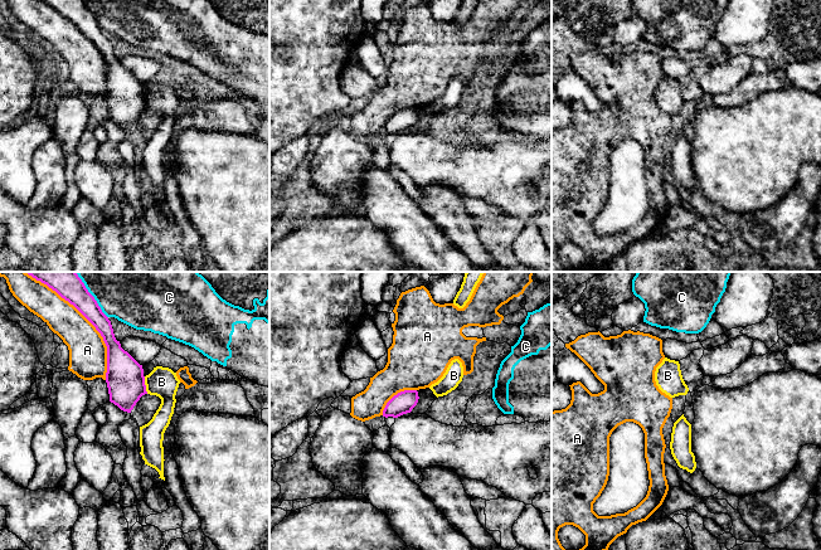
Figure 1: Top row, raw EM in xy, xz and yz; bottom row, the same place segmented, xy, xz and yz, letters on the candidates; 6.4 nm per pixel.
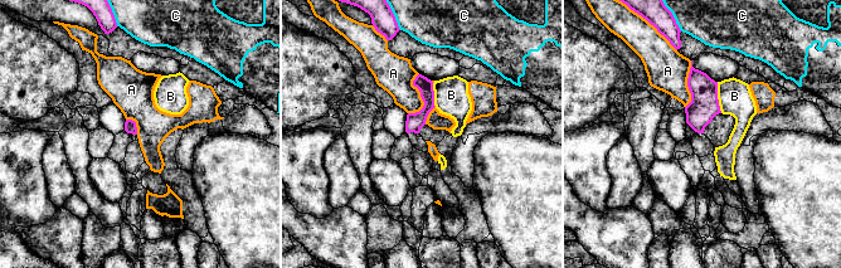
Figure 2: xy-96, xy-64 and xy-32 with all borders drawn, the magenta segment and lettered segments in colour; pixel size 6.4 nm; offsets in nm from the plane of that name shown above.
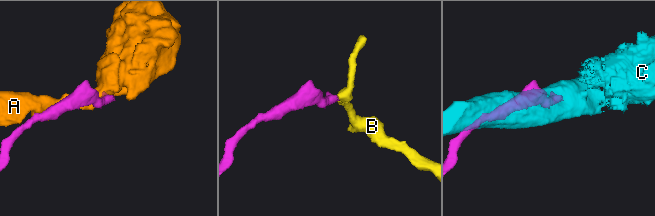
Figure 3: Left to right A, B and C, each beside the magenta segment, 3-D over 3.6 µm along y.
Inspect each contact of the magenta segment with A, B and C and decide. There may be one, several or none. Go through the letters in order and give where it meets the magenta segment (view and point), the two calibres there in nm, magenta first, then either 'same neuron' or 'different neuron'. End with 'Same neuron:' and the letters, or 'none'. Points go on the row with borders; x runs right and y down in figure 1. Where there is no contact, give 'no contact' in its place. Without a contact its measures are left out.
A: xy (86, 317) | 170/240 nm | different neuron
B: xy (145, 385) | 240/190 nm | different neuron
C: xy (91, 295) | 220/480 nm | different neuron
Same neuron: none

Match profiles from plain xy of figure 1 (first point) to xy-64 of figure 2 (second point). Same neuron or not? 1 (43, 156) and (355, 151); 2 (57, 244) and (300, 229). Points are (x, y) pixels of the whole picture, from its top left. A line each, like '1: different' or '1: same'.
1: different
2: same

